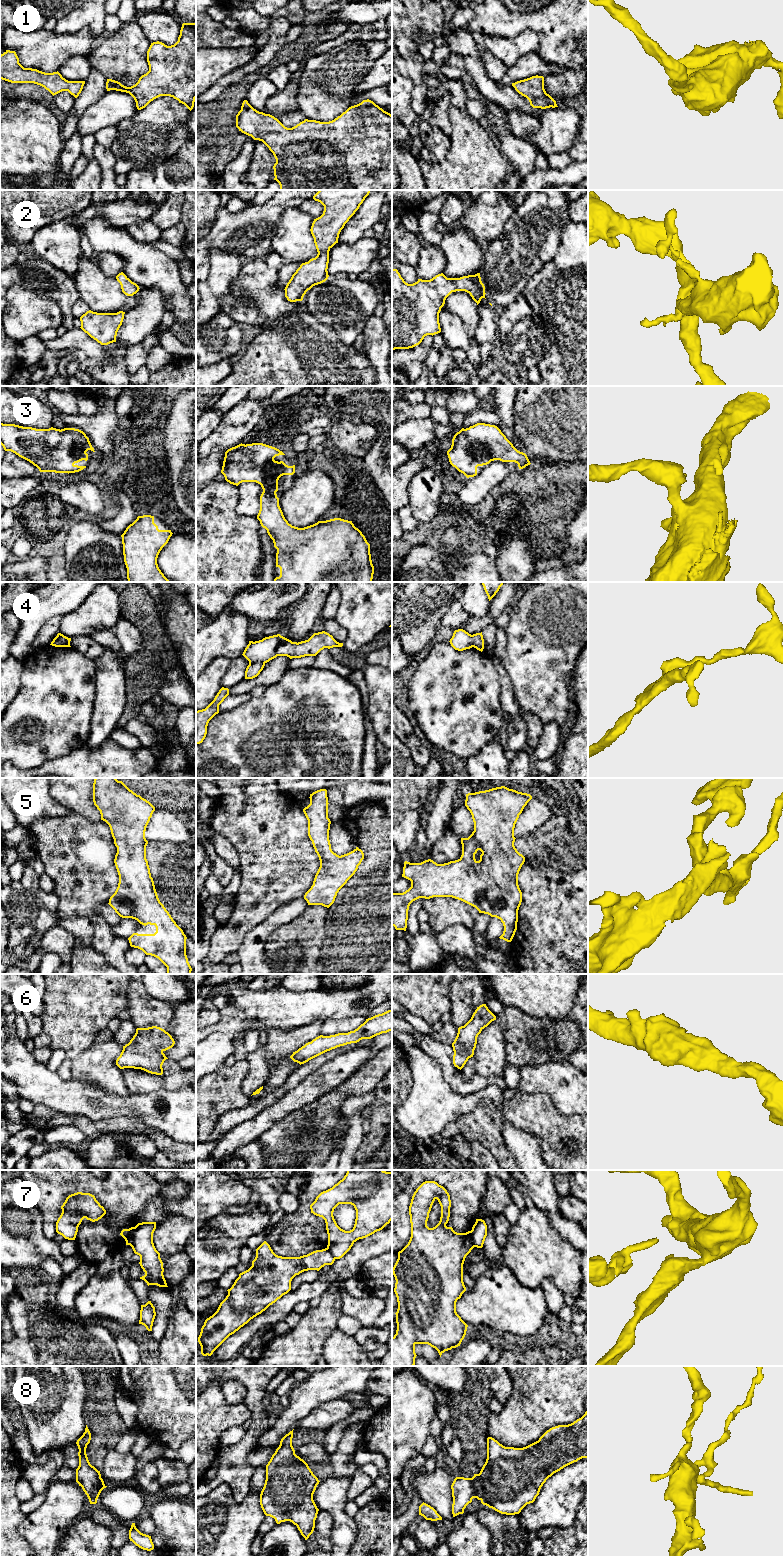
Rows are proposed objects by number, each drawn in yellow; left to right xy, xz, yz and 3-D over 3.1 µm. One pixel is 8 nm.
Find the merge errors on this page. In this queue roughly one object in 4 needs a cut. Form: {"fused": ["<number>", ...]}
{"fused": ["4", "7"]}

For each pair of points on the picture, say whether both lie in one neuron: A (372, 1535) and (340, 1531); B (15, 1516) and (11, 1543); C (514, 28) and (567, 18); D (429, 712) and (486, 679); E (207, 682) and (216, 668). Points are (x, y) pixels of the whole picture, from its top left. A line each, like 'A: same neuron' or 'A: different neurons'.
A: different neurons
B: same neuron
C: same neuron
D: same neuron
E: same neuron

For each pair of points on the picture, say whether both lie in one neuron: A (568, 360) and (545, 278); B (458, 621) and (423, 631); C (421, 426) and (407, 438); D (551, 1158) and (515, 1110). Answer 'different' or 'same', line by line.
A: same
B: different
C: same
D: same

